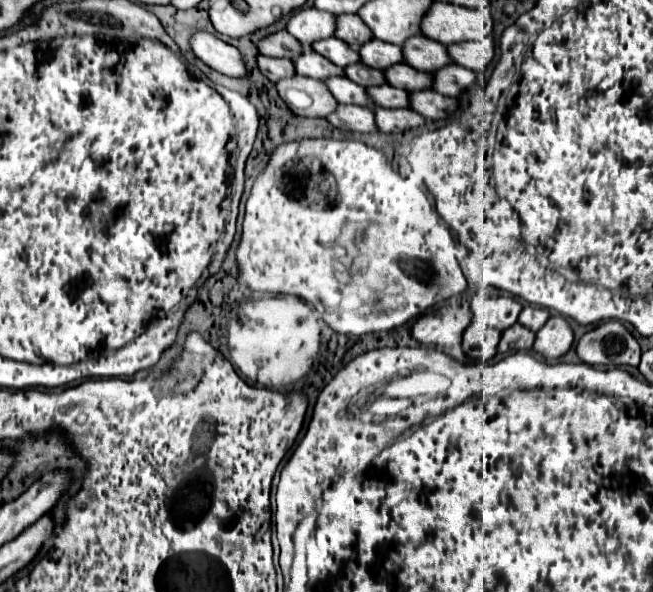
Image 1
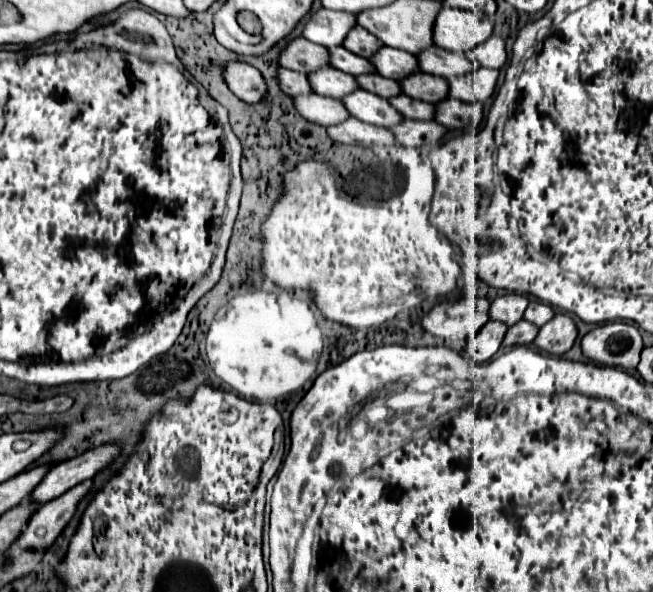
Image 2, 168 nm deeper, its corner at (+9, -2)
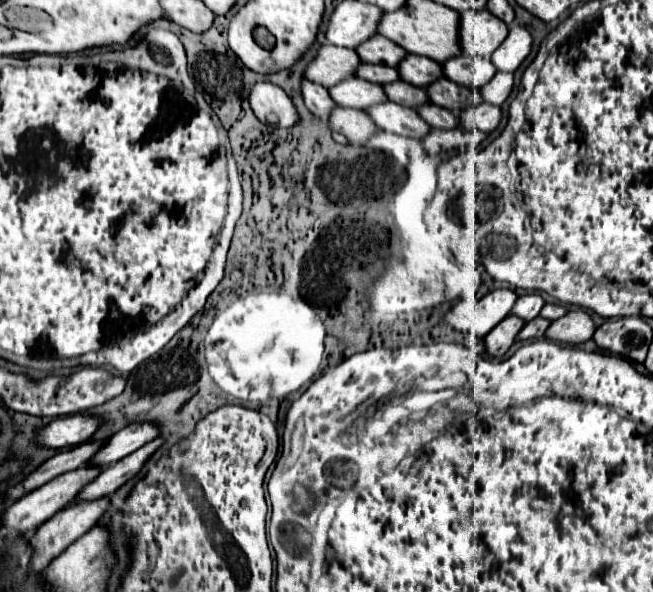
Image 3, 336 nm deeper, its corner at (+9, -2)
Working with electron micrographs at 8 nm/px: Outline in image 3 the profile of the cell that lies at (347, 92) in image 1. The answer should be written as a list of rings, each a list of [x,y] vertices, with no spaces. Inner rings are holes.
[[[380,103],[376,107],[366,109],[366,113],[374,119],[374,123],[390,133],[412,137],[412,139],[424,139],[432,127],[414,111],[408,107],[400,107],[398,103]]]

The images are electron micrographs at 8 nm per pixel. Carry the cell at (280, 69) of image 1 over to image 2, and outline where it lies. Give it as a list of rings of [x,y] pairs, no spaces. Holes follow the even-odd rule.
[[[280,67],[280,71],[278,71],[278,83],[280,83],[280,89],[290,97],[312,91],[306,75],[296,73],[296,71],[288,71],[284,67]]]

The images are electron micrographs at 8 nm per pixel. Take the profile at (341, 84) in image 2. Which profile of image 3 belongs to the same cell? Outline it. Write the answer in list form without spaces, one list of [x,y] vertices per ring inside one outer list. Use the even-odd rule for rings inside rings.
[[[350,77],[328,91],[340,107],[350,107],[350,109],[368,109],[372,105],[388,101],[382,85],[364,81],[360,77]]]

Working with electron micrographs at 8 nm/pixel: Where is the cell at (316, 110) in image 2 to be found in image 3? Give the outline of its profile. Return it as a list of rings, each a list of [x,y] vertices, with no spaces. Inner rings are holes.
[[[336,107],[332,111],[330,129],[342,133],[350,145],[366,145],[368,139],[380,131],[366,111],[346,107]]]

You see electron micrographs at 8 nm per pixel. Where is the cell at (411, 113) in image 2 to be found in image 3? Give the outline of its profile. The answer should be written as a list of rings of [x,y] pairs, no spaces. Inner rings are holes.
[[[434,103],[422,105],[418,109],[418,113],[434,129],[456,129],[456,127],[460,127],[460,119],[452,111],[444,109],[444,107],[438,107]]]

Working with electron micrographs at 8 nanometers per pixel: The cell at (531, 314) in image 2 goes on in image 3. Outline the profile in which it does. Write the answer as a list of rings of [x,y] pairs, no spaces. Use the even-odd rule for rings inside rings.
[[[546,303],[546,305],[542,307],[542,311],[540,311],[540,317],[554,321],[554,319],[564,317],[566,313],[568,313],[568,307],[564,307],[564,305],[554,305],[554,303]]]

